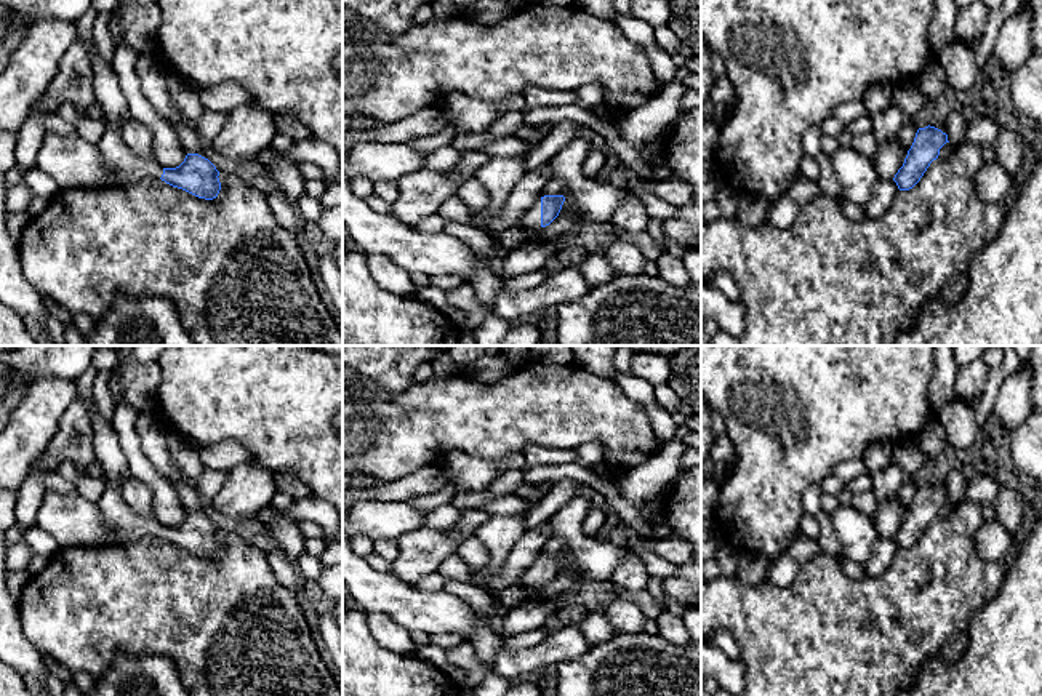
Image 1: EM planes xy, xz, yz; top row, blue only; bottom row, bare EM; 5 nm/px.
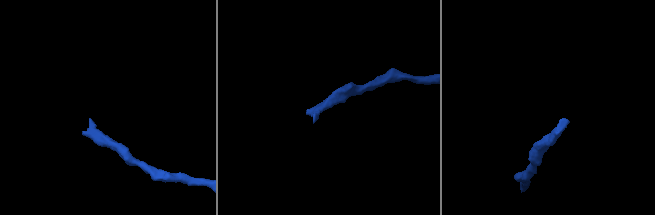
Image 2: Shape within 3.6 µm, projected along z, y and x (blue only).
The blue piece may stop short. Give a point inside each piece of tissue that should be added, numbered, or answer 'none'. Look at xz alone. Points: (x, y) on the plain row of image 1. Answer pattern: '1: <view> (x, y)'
1: xz (532, 578)

